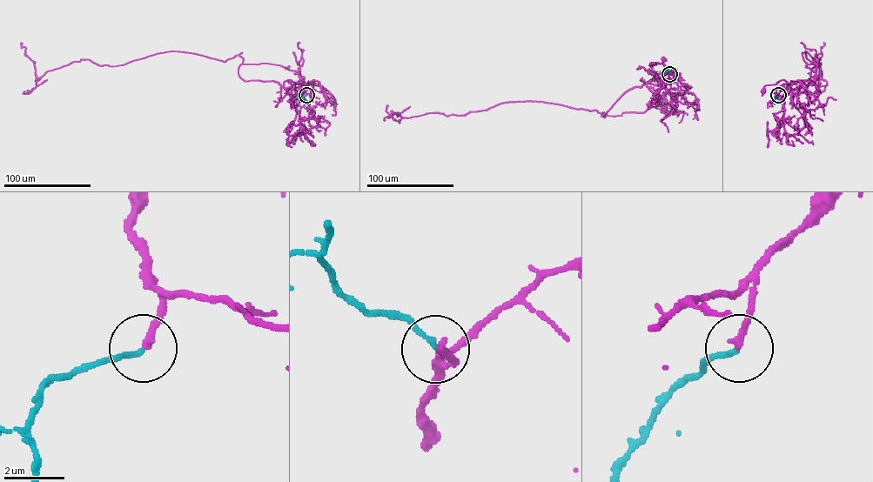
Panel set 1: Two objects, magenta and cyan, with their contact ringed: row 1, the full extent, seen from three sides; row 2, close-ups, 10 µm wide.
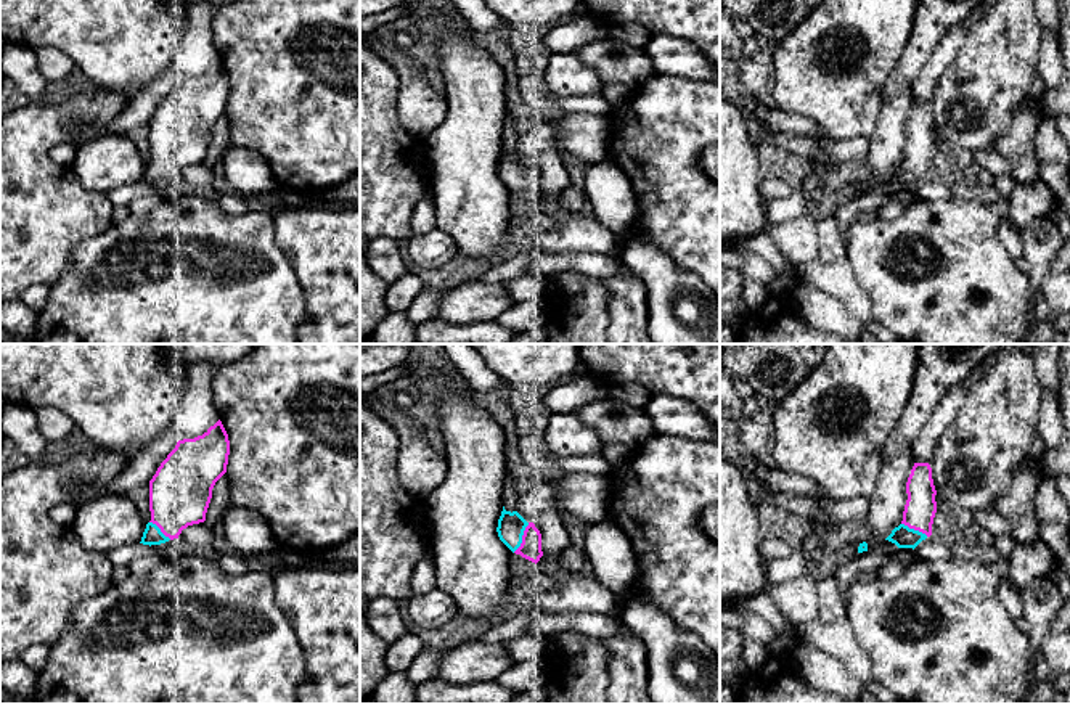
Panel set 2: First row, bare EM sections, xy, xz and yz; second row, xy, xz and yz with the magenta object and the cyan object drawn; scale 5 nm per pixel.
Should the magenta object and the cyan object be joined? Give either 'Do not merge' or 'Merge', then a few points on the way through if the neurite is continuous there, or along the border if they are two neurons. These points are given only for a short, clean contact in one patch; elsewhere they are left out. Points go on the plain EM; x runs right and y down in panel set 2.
Merge

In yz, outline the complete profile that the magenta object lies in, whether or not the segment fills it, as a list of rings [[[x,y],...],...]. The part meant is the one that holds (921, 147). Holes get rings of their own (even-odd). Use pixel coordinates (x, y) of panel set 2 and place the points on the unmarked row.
[[[914,103],[906,122],[908,140],[903,161],[885,178],[898,188],[916,188],[932,175],[932,164],[937,153],[935,125],[929,103]]]

